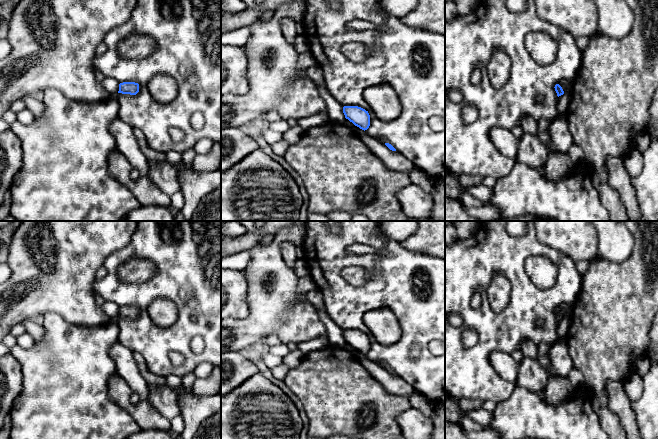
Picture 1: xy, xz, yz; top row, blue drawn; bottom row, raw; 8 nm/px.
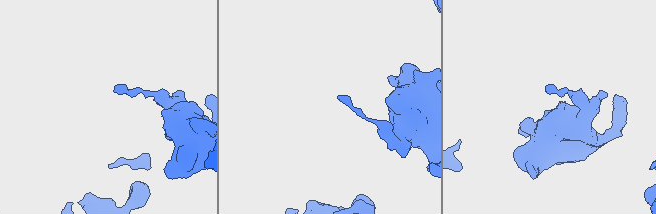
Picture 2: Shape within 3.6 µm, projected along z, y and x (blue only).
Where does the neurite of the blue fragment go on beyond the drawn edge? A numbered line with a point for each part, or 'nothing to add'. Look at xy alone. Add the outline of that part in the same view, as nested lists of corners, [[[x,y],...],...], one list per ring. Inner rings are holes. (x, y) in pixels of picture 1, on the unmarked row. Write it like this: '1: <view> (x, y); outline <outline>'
nothing to add

